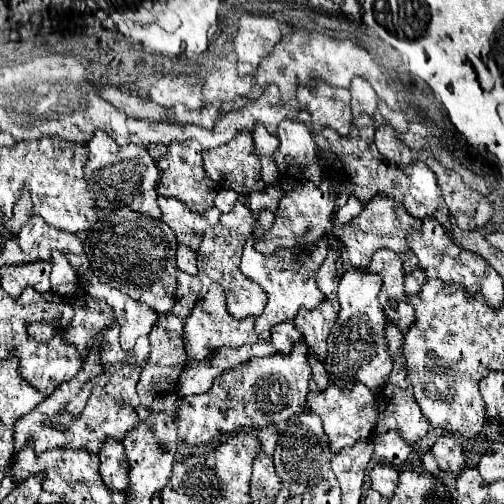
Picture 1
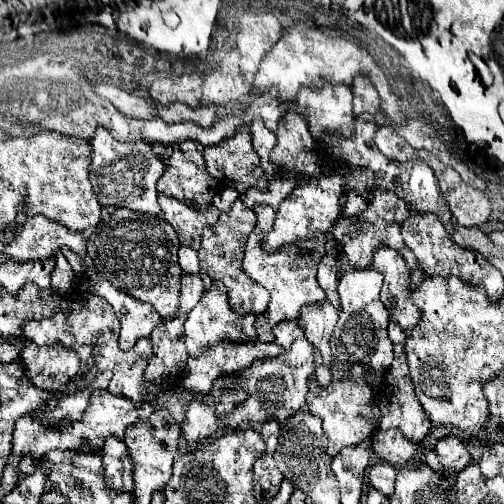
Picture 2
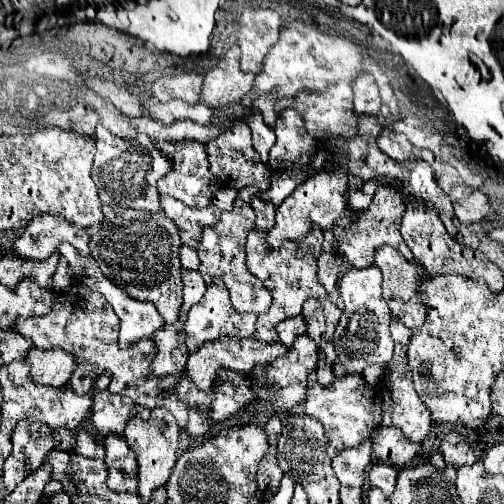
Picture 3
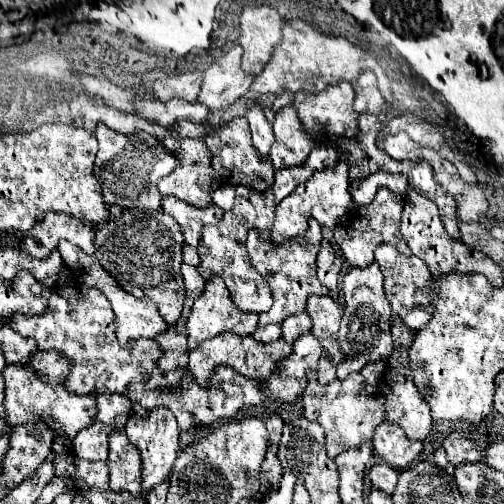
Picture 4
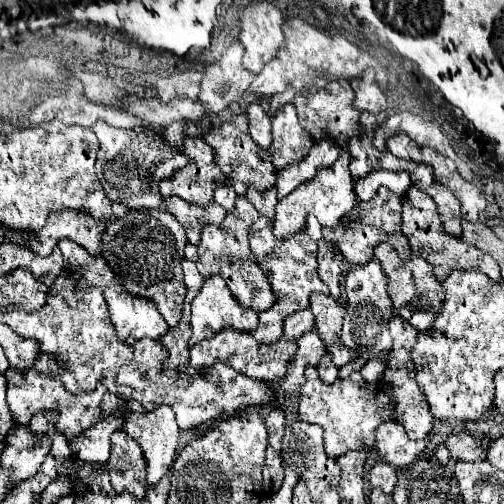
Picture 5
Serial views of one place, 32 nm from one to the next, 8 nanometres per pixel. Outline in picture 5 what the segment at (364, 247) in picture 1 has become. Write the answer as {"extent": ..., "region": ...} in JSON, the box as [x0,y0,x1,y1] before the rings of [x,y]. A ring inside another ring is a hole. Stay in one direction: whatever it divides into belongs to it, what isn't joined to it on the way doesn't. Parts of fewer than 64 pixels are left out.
{"extent":[334,188,406,264],"region":[[[378,188],[376,196],[368,202],[360,202],[356,210],[352,210],[348,216],[344,216],[344,220],[340,220],[340,224],[334,228],[334,236],[336,236],[336,244],[342,250],[344,258],[350,264],[366,264],[368,260],[372,260],[372,250],[374,246],[380,242],[380,238],[388,238],[390,242],[394,240],[406,240],[406,236],[400,232],[402,226],[402,198],[394,192],[390,192],[388,188]]]}

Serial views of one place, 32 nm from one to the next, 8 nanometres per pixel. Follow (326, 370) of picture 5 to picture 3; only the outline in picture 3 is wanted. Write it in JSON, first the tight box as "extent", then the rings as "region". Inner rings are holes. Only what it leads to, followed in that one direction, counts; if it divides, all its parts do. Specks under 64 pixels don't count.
{"extent":[316,362,334,386],"region":[[[320,362],[320,364],[318,364],[316,374],[318,374],[318,384],[322,384],[322,386],[332,384],[332,380],[334,380],[334,370],[332,370],[332,364]]]}

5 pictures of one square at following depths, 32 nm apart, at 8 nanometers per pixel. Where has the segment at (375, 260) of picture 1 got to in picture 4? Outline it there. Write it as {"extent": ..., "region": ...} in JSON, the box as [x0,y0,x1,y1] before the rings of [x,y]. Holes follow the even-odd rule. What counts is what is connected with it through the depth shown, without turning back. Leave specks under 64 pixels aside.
{"extent":[376,244,438,330],"region":[[[380,244],[376,248],[376,262],[380,264],[380,270],[384,272],[384,290],[386,298],[390,300],[392,312],[404,320],[412,330],[422,330],[432,318],[434,312],[434,294],[438,294],[436,280],[426,268],[426,264],[418,256],[404,258],[400,252],[388,244]]]}

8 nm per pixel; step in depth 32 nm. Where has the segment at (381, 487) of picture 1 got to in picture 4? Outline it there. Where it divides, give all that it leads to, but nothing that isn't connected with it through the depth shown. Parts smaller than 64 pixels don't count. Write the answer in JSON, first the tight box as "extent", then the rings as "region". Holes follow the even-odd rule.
{"extent":[368,464,398,494],"region":[[[376,464],[370,468],[368,472],[370,476],[370,482],[374,488],[382,490],[384,494],[392,494],[394,488],[396,488],[396,482],[398,482],[398,472],[396,468],[388,466],[388,464]]]}

